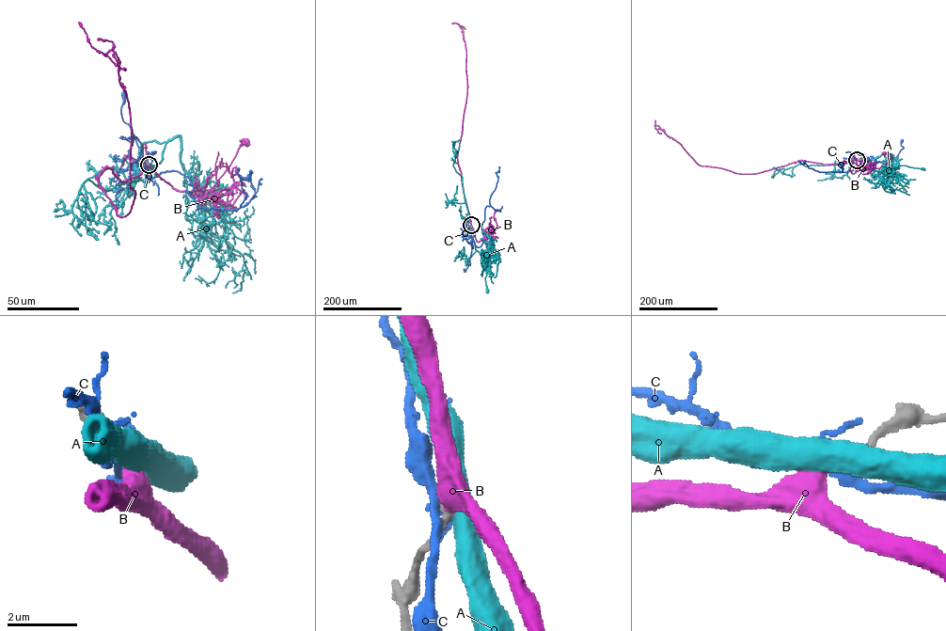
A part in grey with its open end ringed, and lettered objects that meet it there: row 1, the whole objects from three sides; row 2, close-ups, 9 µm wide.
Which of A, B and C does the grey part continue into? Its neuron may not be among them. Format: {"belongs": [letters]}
{"belongs": ["B"]}

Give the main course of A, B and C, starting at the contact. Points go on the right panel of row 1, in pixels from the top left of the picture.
A: (857, 159), (869, 161), (884, 151), (886, 160), (891, 165), (922, 168)
B: (857, 159), (873, 165), (871, 167), (878, 168), (890, 157), (884, 153)
C: (857, 159), (867, 164), (894, 158), (904, 148), (902, 140)

